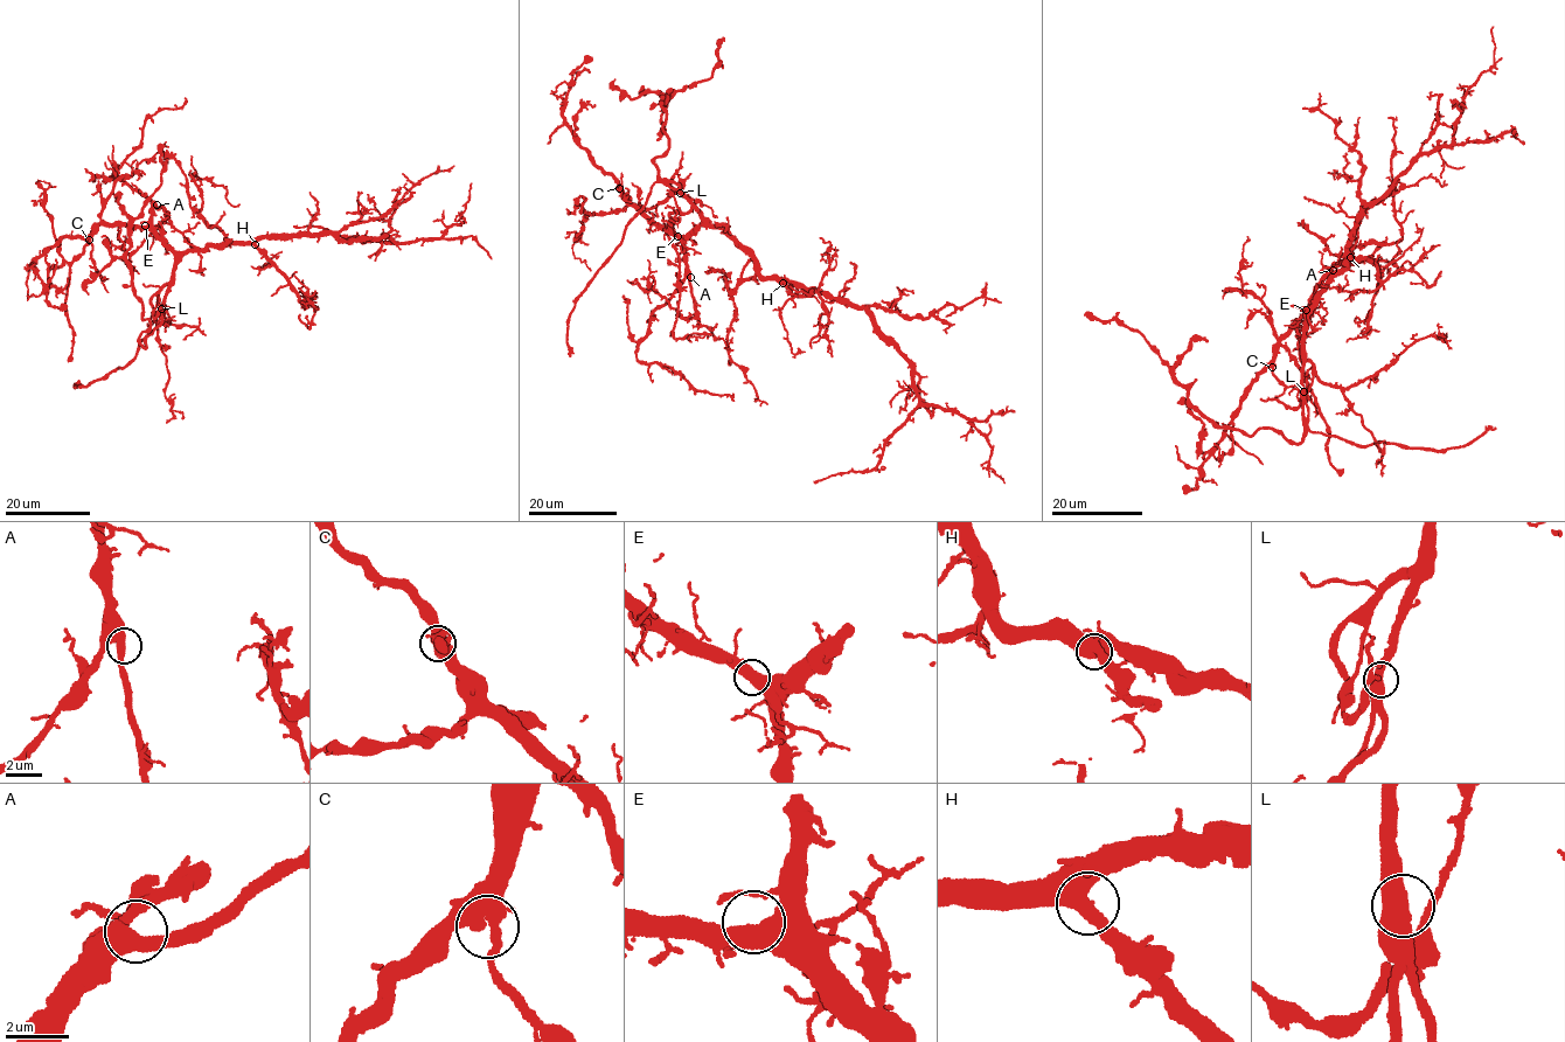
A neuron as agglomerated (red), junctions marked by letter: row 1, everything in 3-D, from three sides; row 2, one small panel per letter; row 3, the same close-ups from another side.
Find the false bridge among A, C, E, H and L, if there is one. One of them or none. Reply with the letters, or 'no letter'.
no letter

